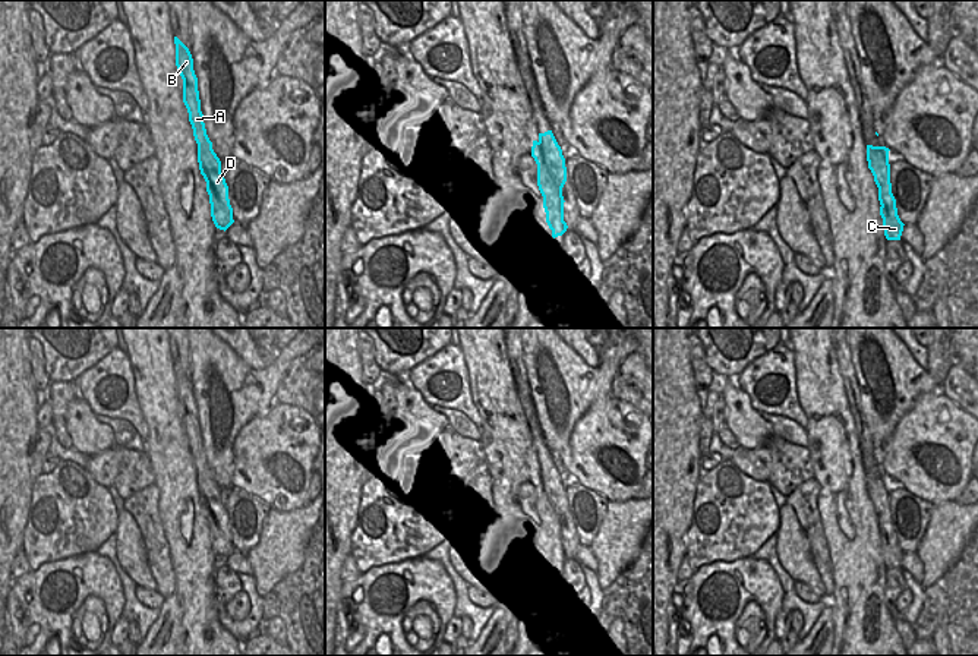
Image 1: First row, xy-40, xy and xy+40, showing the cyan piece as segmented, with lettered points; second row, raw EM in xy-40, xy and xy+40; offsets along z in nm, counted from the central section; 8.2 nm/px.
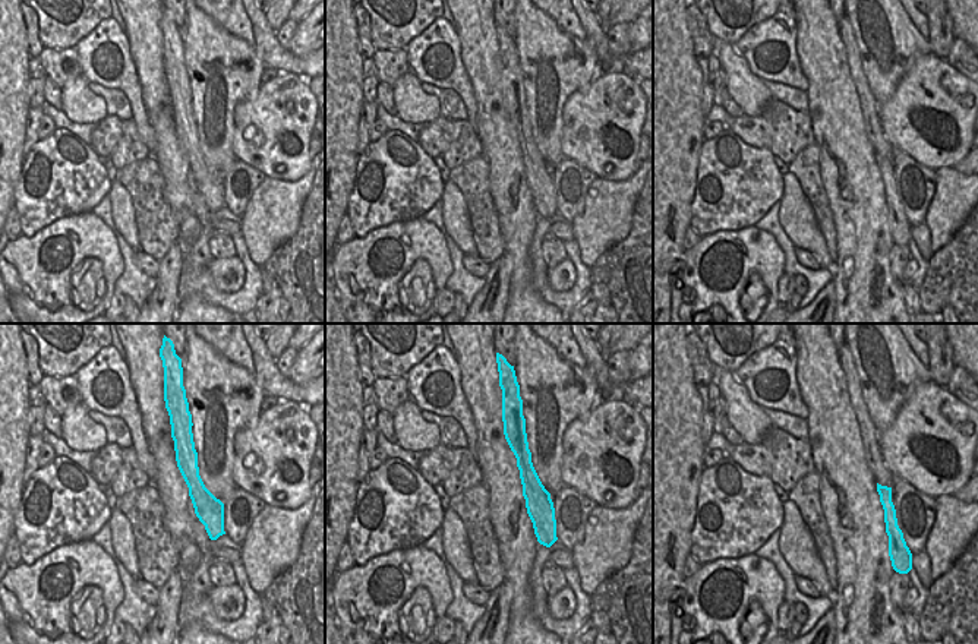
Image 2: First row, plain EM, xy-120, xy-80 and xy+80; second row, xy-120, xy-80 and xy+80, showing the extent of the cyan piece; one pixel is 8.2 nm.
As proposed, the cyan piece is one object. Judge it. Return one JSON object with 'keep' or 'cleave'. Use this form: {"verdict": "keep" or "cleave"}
{"verdict": "keep"}

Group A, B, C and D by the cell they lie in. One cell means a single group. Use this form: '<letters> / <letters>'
A B C D

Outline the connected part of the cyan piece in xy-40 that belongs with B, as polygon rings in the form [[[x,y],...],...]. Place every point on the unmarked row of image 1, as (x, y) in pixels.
[[[174,365],[176,394],[183,407],[183,430],[189,441],[189,450],[198,472],[198,491],[201,502],[206,510],[211,545],[217,556],[227,558],[233,551],[233,536],[228,527],[228,514],[221,501],[221,489],[212,477],[201,439],[198,406],[193,398],[193,387],[189,376]]]

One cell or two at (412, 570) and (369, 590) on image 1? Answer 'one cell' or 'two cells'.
one cell

